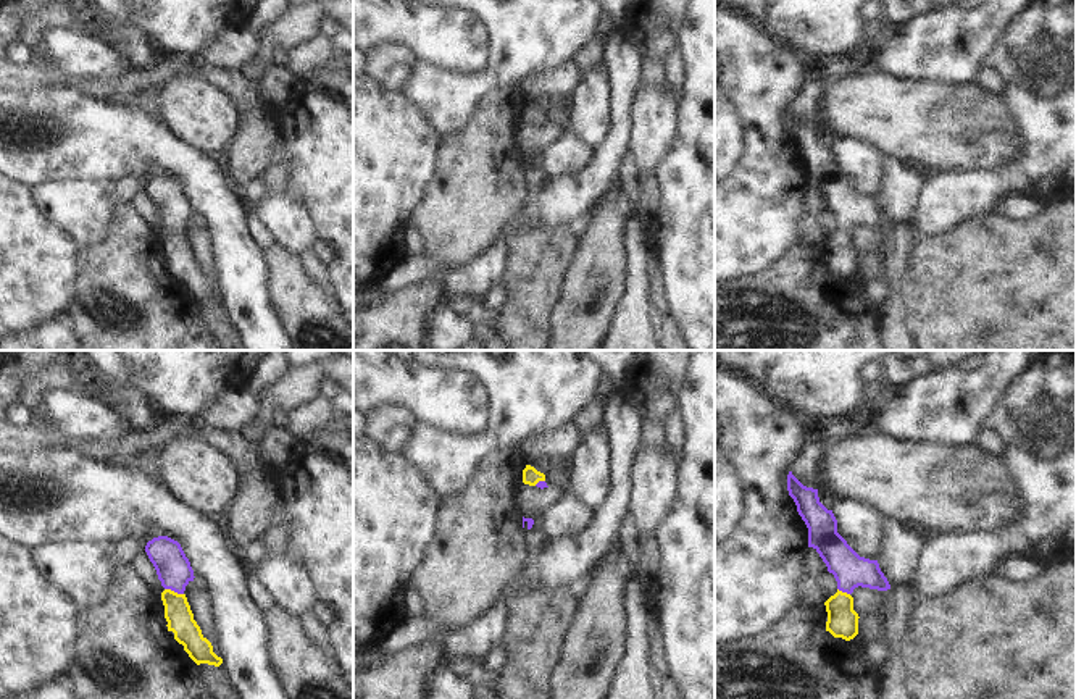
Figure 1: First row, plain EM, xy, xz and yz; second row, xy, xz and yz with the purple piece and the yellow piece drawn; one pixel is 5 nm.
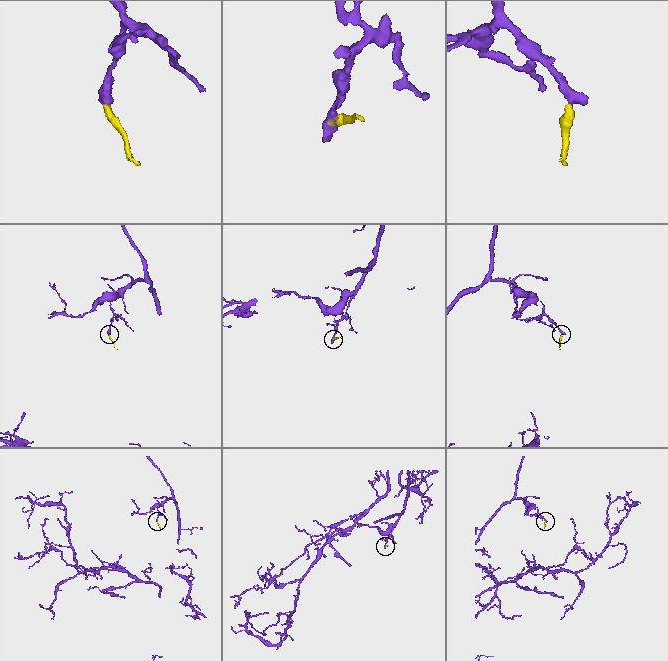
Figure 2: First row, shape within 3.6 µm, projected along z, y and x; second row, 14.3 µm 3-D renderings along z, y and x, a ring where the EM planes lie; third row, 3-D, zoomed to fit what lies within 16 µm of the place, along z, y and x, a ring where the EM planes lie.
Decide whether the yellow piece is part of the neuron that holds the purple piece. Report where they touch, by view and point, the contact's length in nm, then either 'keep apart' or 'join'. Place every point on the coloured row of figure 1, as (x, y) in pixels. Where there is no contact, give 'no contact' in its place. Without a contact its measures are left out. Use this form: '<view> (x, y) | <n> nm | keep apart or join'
xy (175, 591) | 100 nm | join

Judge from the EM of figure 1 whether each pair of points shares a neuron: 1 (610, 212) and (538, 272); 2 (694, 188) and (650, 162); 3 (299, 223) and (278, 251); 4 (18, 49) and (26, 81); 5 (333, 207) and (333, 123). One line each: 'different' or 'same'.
1: different
2: different
3: different
4: different
5: same

